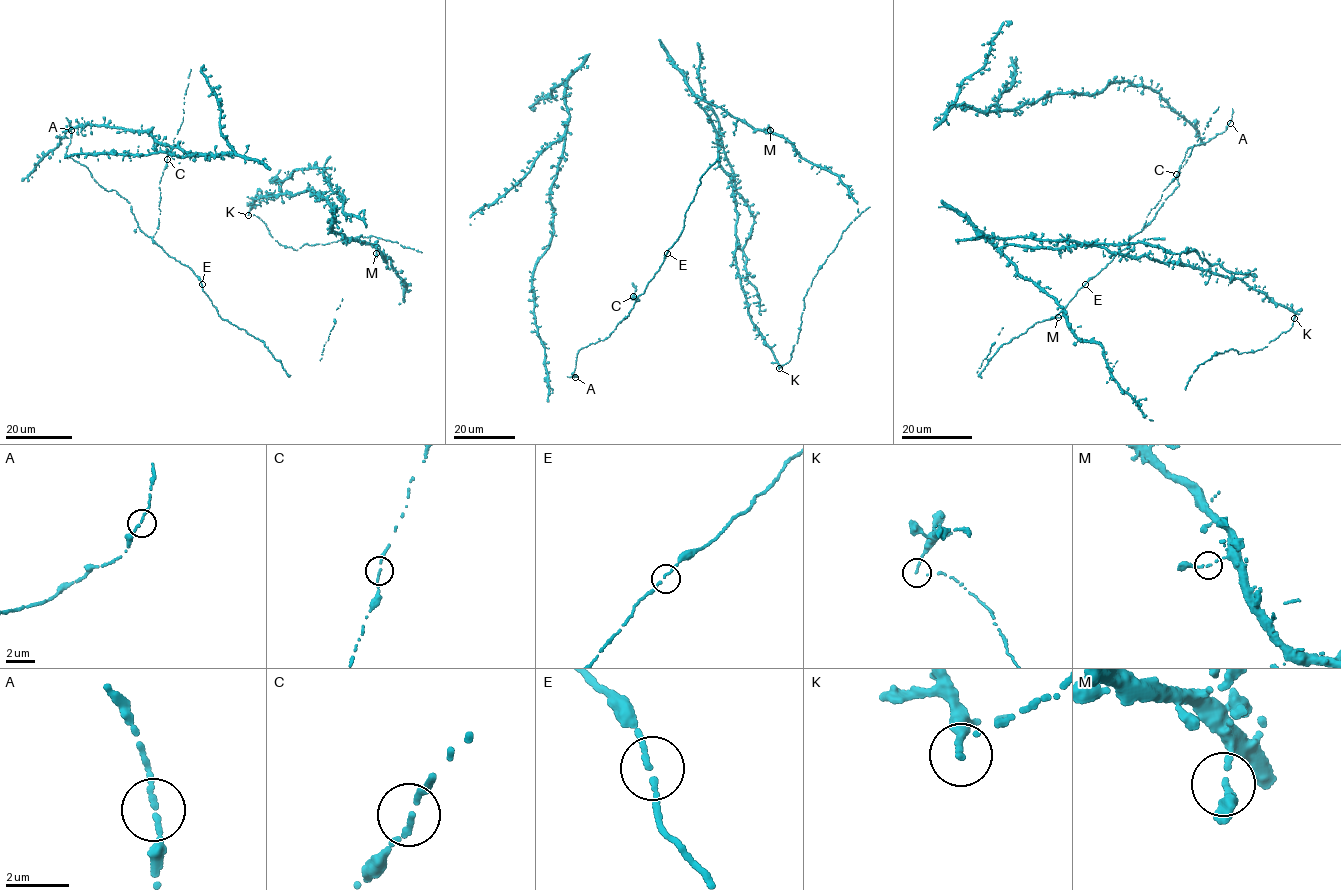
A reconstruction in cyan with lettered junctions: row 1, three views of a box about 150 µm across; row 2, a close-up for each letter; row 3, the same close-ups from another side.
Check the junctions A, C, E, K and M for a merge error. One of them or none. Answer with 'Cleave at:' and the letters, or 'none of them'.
Cleave at: K

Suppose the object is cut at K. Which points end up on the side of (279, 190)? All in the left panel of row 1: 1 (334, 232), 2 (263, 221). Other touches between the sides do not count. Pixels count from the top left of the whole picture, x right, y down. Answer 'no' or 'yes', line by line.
1: yes
2: no

